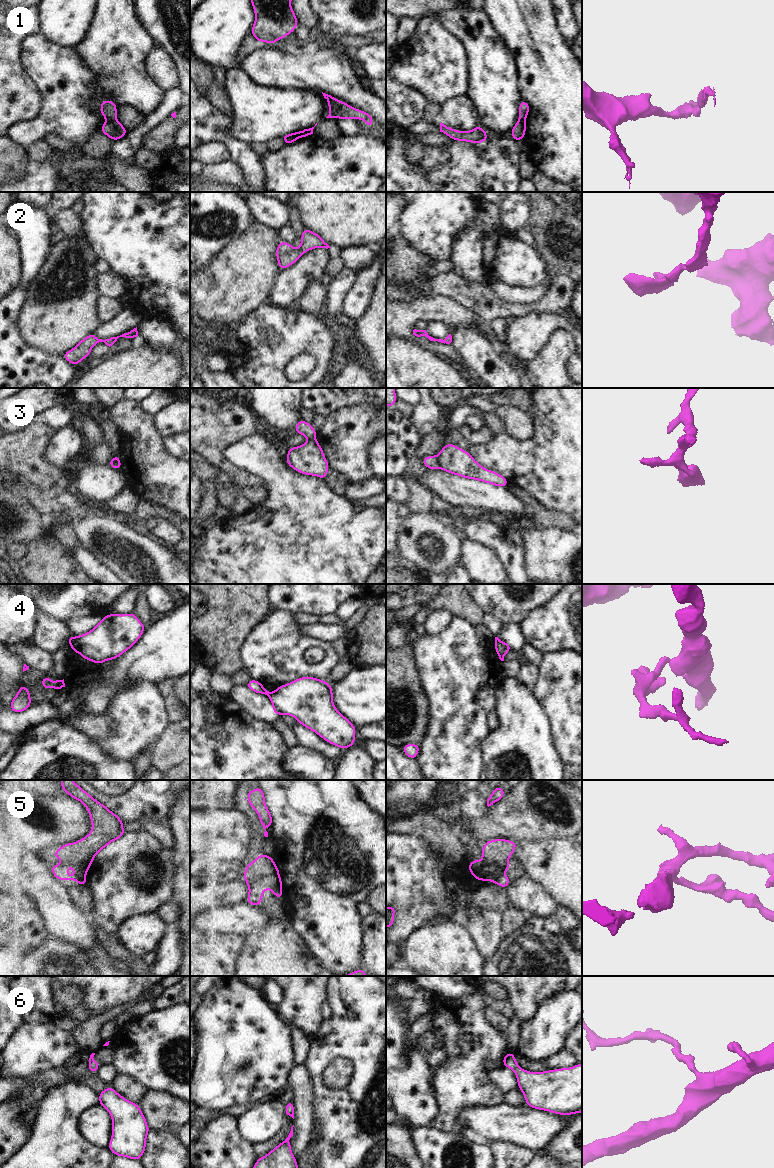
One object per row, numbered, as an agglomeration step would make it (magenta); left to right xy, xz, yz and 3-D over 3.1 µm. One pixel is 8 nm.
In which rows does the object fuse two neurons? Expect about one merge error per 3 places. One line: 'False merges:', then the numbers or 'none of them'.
False merges: 1, 3, 4, 5

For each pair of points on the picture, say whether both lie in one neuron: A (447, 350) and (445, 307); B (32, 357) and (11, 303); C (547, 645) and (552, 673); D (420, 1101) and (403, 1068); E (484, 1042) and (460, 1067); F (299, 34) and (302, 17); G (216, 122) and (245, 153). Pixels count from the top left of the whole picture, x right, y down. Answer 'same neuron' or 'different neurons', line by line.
A: same neuron
B: same neuron
C: different neurons
D: same neuron
E: same neuron
F: different neurons
G: same neuron

